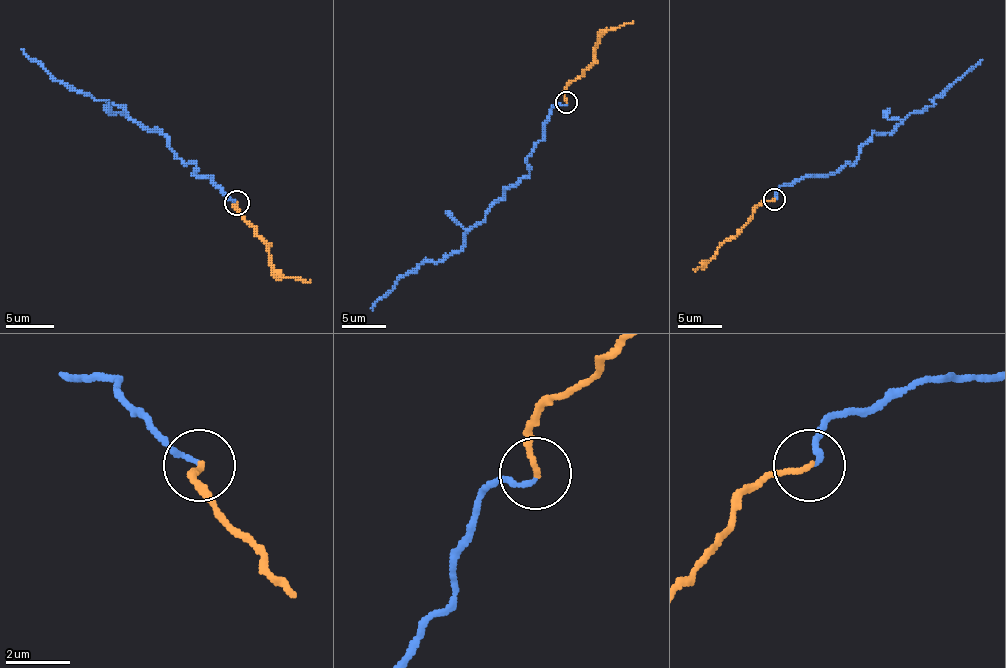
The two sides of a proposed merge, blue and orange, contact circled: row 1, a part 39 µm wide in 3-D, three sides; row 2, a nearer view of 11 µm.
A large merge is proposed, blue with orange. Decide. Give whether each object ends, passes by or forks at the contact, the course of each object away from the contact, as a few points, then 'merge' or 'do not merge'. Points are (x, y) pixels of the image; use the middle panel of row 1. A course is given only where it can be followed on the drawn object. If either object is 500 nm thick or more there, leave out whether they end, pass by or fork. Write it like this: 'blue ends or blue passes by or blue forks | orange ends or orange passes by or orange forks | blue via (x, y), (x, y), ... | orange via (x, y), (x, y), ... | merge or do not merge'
blue ends | orange ends | blue via (567, 103), (551, 109), (527, 158), (529, 173), (505, 189), (463, 246), (421, 262), (372, 310) | orange via (567, 103), (564, 87), (593, 63), (595, 43), (609, 30), (633, 21) | merge

